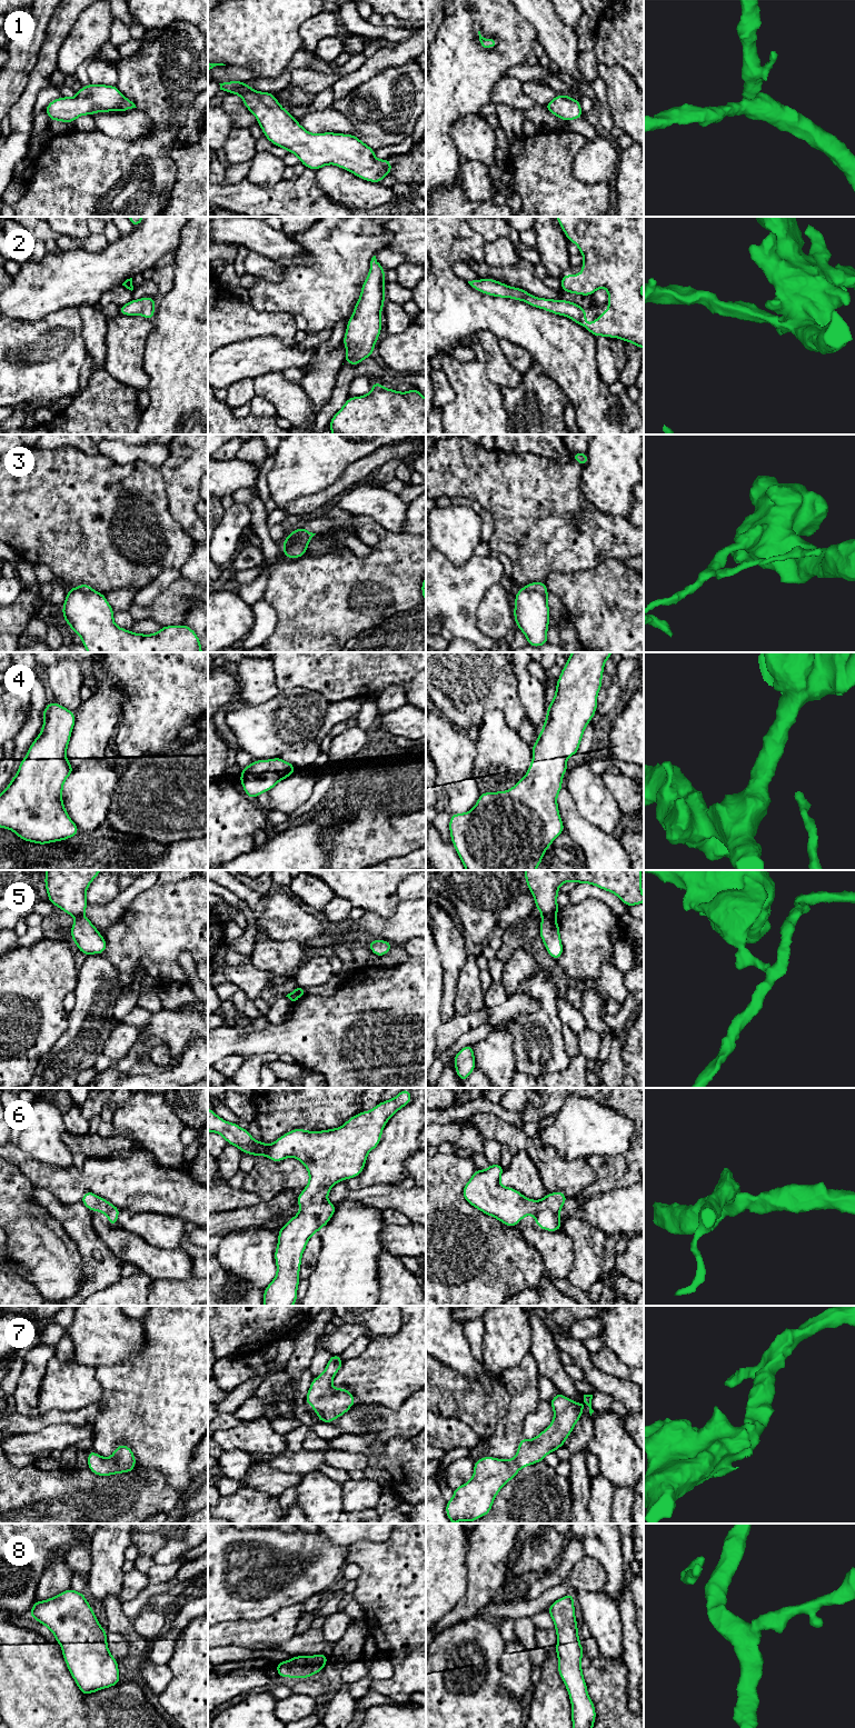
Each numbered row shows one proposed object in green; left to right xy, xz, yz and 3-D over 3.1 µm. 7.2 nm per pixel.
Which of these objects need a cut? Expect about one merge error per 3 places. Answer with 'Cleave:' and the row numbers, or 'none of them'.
Cleave: 3, 5

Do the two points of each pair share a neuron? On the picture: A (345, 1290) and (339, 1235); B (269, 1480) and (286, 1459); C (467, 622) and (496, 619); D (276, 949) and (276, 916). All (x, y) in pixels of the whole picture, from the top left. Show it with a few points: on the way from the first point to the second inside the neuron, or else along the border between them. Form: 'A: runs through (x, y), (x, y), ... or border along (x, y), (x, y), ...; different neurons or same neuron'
A: runs through (345, 1277), (341, 1272), (341, 1248); same neuron
B: border along (252, 1464), (268, 1464), (274, 1468), (304, 1475); different neurons
C: border along (484, 597), (477, 610), (477, 627), (494, 640); different neurons
D: border along (256, 934), (261, 931), (271, 939), (301, 945); different neurons

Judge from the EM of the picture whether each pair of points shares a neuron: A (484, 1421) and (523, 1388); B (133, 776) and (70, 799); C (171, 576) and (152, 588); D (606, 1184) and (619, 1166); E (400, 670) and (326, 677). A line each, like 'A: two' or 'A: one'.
A: two
B: two
C: one
D: one
E: one

